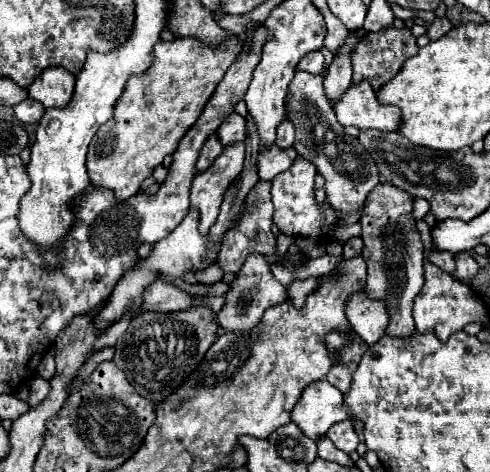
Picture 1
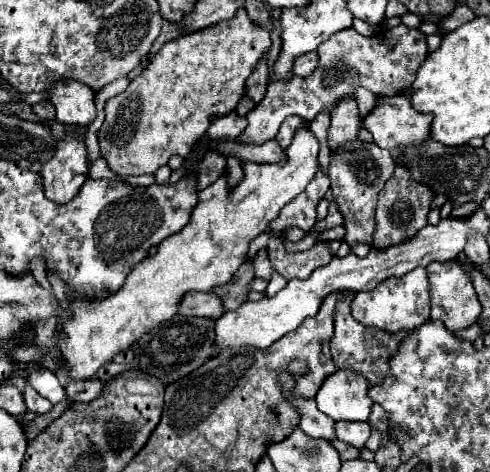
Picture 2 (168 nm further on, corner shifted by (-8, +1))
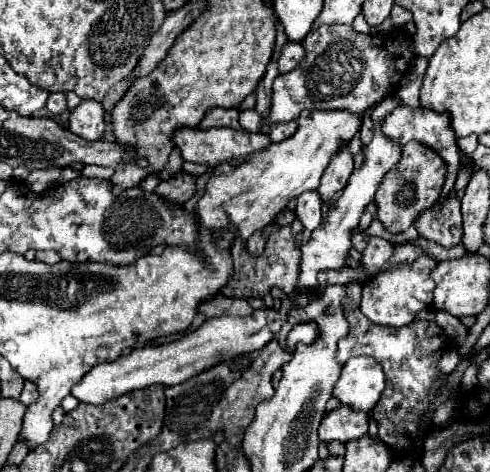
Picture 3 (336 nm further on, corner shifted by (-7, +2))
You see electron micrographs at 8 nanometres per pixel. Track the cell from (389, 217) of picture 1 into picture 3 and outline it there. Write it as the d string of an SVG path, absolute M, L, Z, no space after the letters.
M409 142L407 146L403 146L399 164L385 174L375 194L377 218L381 220L385 230L391 234L399 234L413 226L415 218L423 210L431 208L439 198L439 192L445 182L445 172L447 166L443 164L443 160L433 150L427 150L427 146L419 146L419 142Z

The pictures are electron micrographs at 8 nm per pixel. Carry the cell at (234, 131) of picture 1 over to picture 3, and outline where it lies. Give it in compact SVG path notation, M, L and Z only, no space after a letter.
M213 108L213 110L209 110L205 114L199 128L207 130L207 128L223 128L223 126L227 126L227 128L233 128L233 130L241 130L237 116L239 116L239 110L235 110L235 108Z

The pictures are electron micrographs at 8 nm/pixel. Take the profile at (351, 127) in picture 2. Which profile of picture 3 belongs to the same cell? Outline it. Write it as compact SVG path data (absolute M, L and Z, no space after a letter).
M341 144L333 152L329 166L325 168L325 172L321 176L321 186L317 188L321 198L331 200L331 196L347 184L351 172L353 172L353 154L349 152L349 144L347 146Z

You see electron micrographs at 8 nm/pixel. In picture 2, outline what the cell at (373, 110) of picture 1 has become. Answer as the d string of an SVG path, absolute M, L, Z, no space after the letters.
M396 95L382 97L362 125L372 133L378 147L392 151L412 143L426 143L430 139L432 115L416 111L404 95Z

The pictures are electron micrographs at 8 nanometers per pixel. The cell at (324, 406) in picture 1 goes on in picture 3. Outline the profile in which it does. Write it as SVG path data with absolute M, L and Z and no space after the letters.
M351 358L343 364L331 398L357 412L371 412L385 388L381 366L373 358Z

